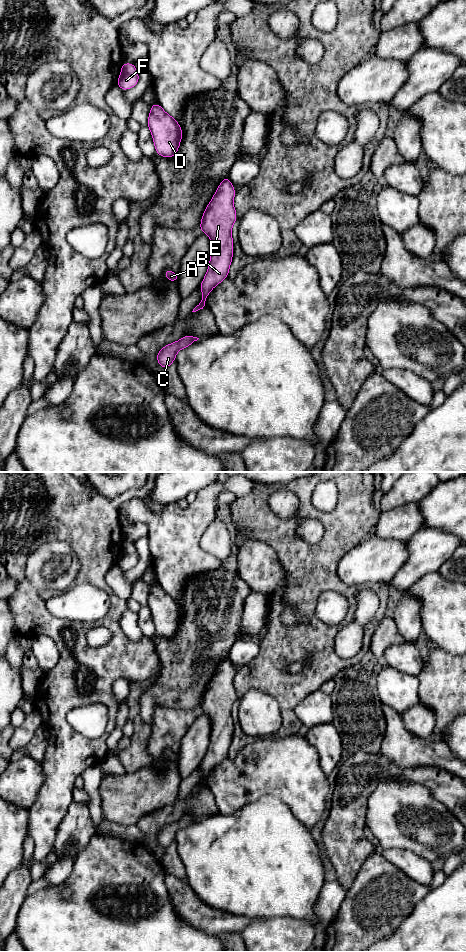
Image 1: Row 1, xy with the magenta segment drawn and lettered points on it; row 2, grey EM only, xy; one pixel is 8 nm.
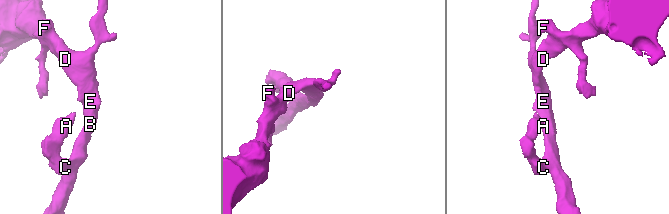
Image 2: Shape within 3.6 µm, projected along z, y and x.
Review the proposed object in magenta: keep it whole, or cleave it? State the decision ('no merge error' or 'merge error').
no merge error

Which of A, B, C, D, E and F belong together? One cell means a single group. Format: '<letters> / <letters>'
A B C D E F

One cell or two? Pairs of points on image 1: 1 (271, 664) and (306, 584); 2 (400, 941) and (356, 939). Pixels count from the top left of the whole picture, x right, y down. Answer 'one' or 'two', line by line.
1: one
2: two

